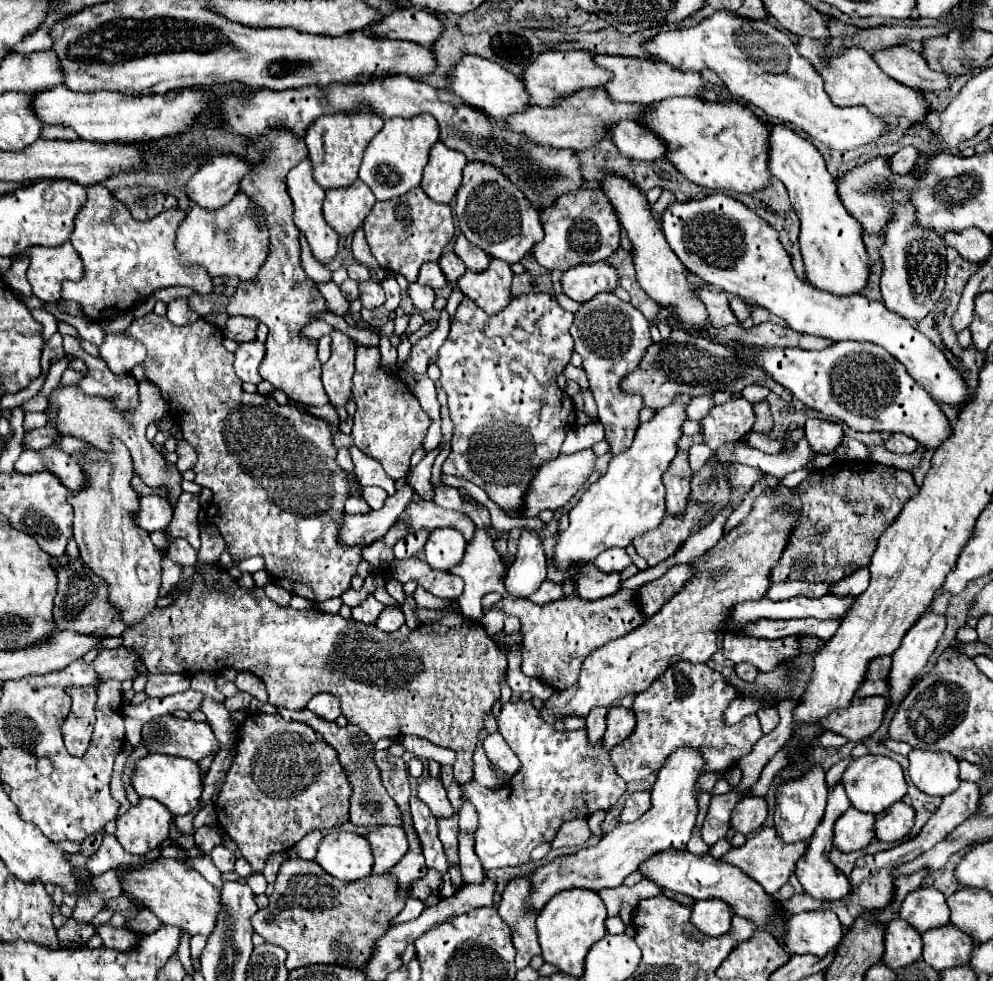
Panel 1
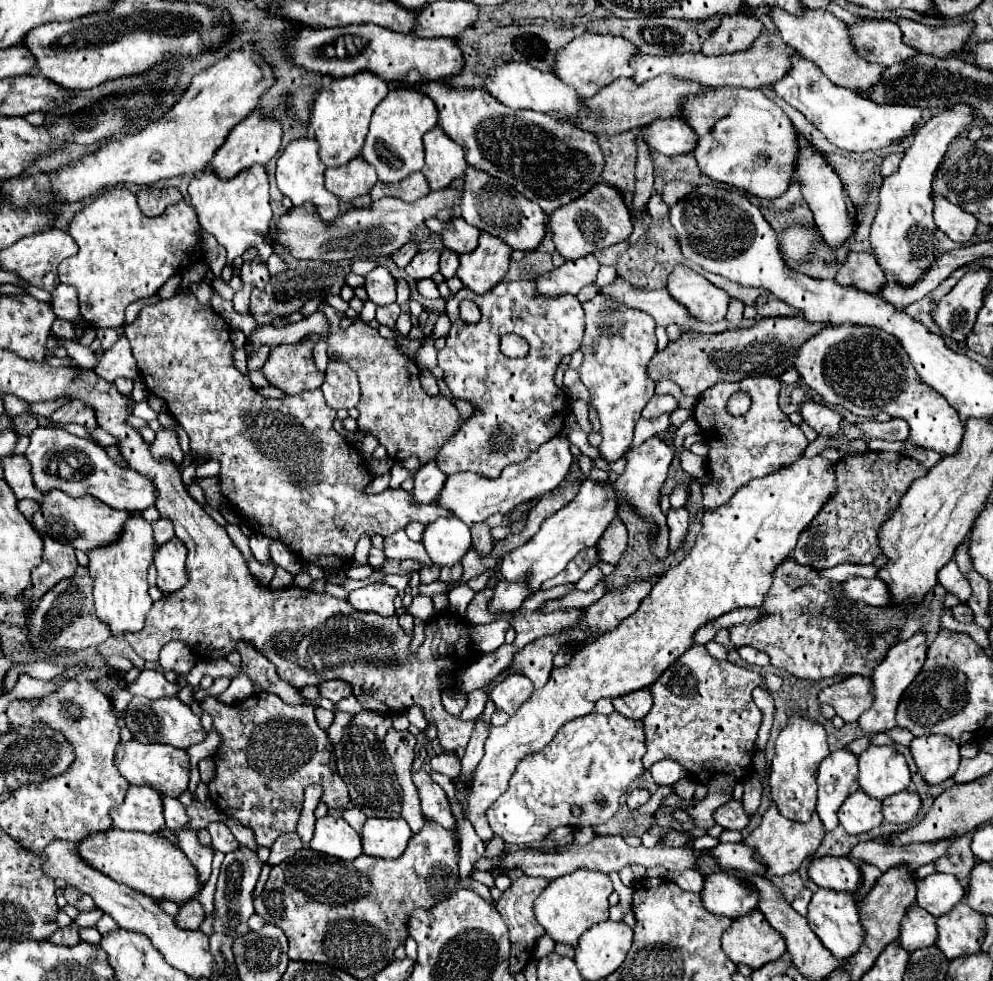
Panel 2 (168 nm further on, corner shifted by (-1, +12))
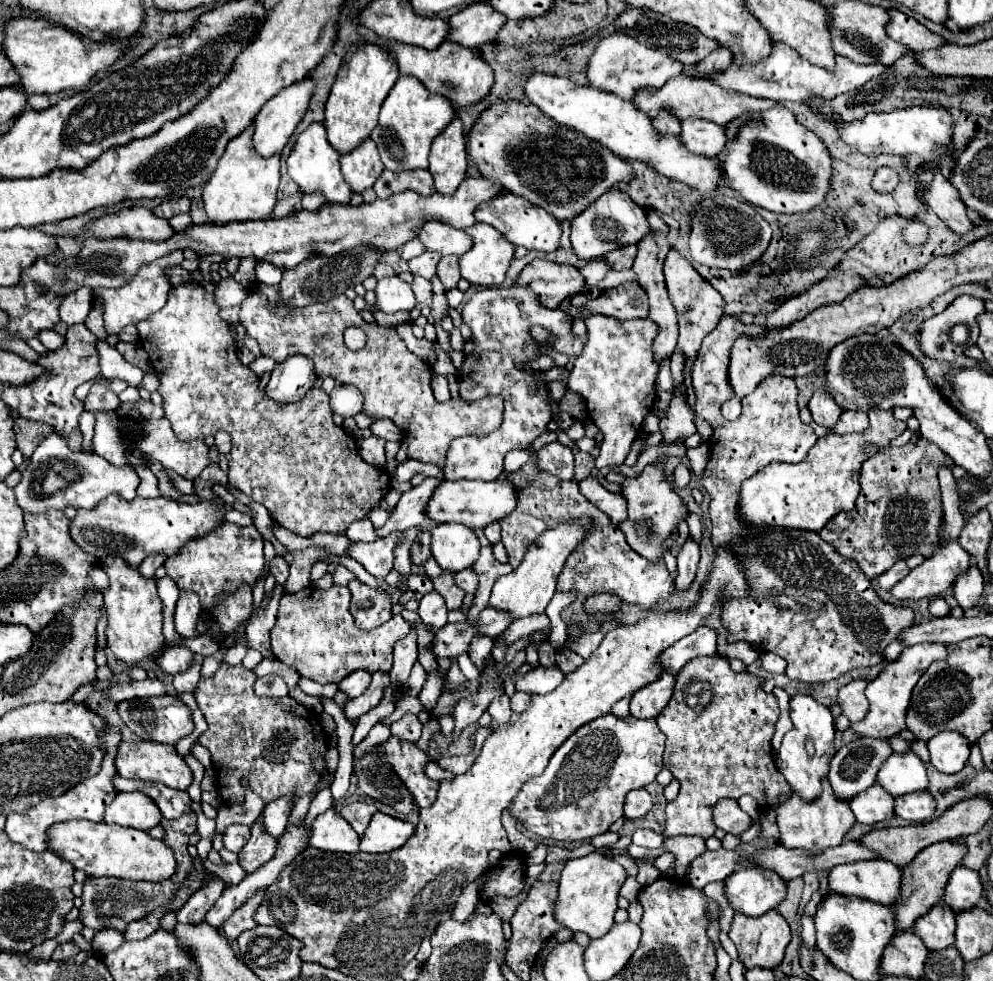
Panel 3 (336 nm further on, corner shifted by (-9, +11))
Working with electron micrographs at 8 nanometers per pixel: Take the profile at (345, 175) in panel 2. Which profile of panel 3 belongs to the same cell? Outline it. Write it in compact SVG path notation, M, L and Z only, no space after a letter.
M366 138L360 146L356 146L352 154L344 154L340 158L340 164L346 182L358 194L366 188L372 188L384 170L378 148L370 138Z

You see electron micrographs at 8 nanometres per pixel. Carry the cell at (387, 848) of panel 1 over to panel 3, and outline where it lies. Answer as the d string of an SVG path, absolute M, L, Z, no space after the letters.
M376 812L360 838L362 852L392 852L406 844L406 840L414 834L414 824L404 822L400 818Z

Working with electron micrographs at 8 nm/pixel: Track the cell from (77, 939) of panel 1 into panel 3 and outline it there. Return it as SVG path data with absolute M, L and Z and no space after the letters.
M66 942L66 944L60 944L56 950L54 950L54 954L52 954L52 960L56 960L56 962L62 962L62 960L68 960L68 958L72 958L74 954L78 954L80 952L80 948L74 944L74 942Z

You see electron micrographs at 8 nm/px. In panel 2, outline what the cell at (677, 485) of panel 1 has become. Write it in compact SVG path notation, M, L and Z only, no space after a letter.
M670 507L668 513L666 513L666 521L668 521L668 527L670 527L670 549L678 549L682 547L682 541L684 541L684 535L688 531L688 511L686 507Z

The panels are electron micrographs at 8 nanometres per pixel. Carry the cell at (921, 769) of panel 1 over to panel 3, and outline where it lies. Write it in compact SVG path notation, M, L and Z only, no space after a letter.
M946 730L928 740L928 750L938 772L956 774L966 766L966 760L970 756L970 742L966 742L962 734Z

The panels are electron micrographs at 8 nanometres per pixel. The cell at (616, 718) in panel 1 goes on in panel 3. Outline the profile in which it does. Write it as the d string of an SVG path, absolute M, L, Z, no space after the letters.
M664 672L656 682L650 682L650 686L634 692L630 700L630 714L634 718L656 718L668 706L674 692L674 682L674 674Z

